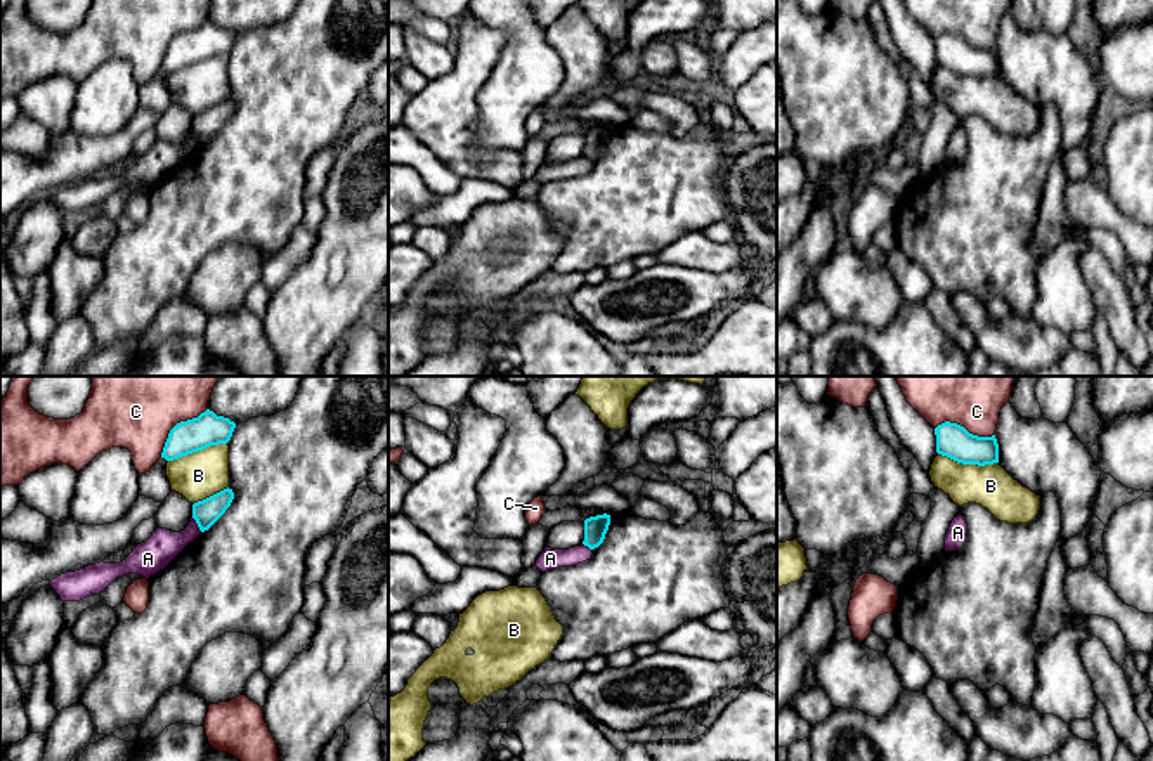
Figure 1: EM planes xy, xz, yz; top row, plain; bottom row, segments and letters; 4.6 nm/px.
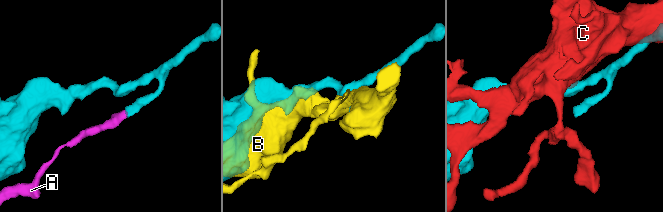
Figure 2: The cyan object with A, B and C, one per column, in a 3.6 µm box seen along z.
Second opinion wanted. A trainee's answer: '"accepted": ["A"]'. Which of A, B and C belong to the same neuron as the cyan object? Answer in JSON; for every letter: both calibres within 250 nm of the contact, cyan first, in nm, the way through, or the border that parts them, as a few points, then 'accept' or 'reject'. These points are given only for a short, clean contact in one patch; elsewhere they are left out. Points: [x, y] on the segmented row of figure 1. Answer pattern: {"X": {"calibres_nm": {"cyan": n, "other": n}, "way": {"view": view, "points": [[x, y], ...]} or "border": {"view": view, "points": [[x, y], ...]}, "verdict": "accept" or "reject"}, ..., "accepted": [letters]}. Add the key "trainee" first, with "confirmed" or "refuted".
{"trainee": "refuted", "A": {"calibres_nm": {"cyan": 120, "other": 150}, "border": {"view": "xy", "points": [[191, 517], [201, 531]]}, "verdict": "reject"}, "B": {"calibres_nm": {"cyan": 160, "other": 200}, "verdict": "reject"}, "C": {"calibres_nm": {"cyan": 160, "other": 500}, "verdict": "reject"}, "accepted": []}

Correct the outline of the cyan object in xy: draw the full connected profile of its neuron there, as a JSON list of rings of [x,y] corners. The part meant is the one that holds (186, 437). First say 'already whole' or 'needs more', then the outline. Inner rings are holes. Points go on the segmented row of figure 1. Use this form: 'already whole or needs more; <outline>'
already whole; [[[206,409],[198,418],[180,421],[170,430],[161,458],[173,461],[210,446],[227,444],[234,428],[234,421]]]

